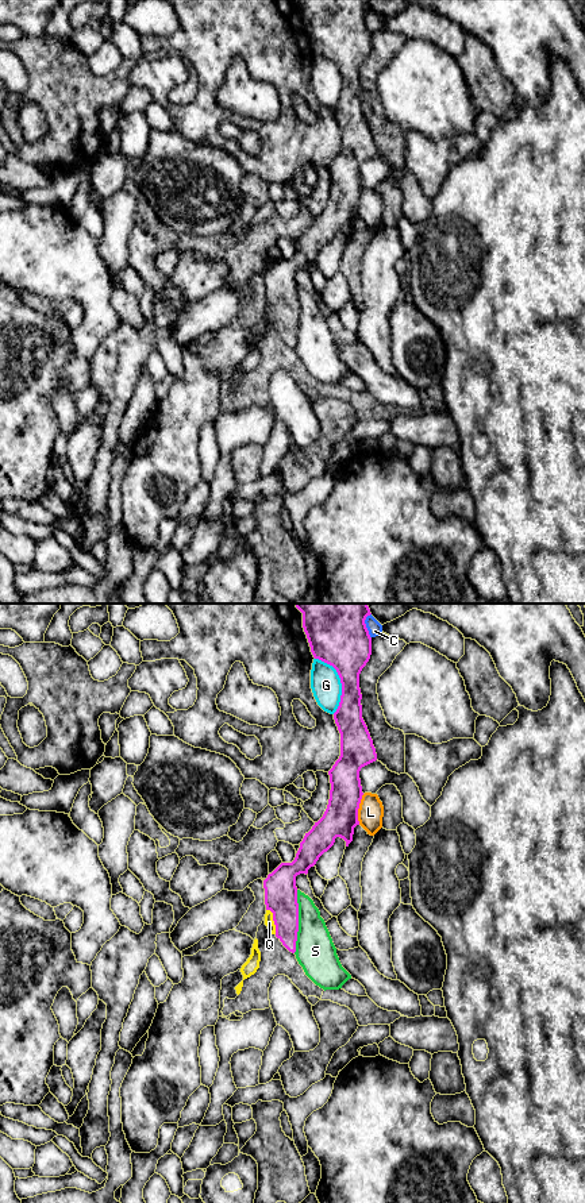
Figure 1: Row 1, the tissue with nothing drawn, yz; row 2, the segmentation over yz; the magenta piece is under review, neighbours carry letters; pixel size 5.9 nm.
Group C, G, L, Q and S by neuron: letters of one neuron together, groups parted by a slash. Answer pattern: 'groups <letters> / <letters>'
groups C / G / L / Q / S

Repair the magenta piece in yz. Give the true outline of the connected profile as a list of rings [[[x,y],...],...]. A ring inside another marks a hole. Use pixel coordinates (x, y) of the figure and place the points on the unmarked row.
[[[296,0],[296,3],[303,8],[303,23],[313,53],[336,65],[342,78],[342,90],[339,101],[334,108],[334,115],[340,128],[340,151],[328,166],[331,185],[327,204],[323,212],[305,228],[295,255],[292,258],[281,258],[263,275],[265,320],[292,348],[296,347],[299,327],[296,271],[300,269],[307,270],[319,252],[334,240],[336,232],[343,234],[346,242],[353,236],[354,223],[359,220],[358,204],[363,190],[359,166],[362,162],[377,155],[373,135],[362,113],[362,89],[359,84],[359,69],[372,50],[372,32],[365,19],[366,12],[372,9],[369,1]]]

